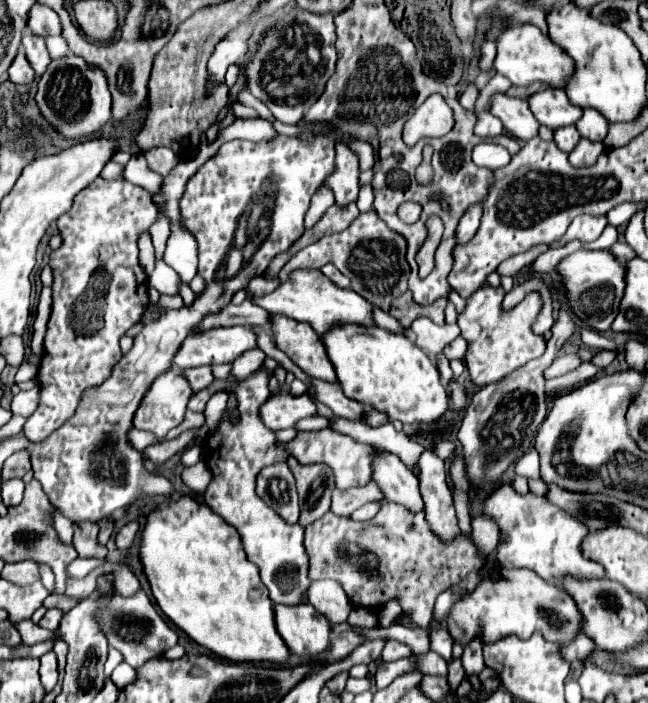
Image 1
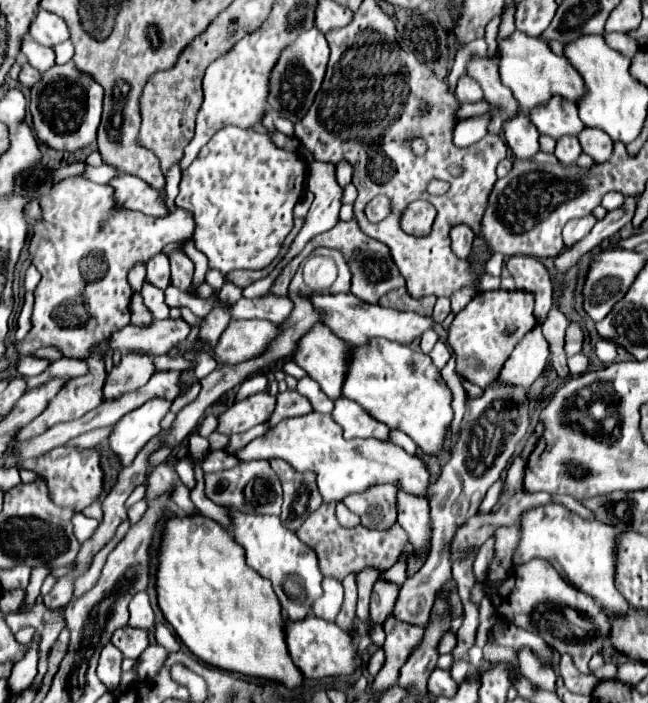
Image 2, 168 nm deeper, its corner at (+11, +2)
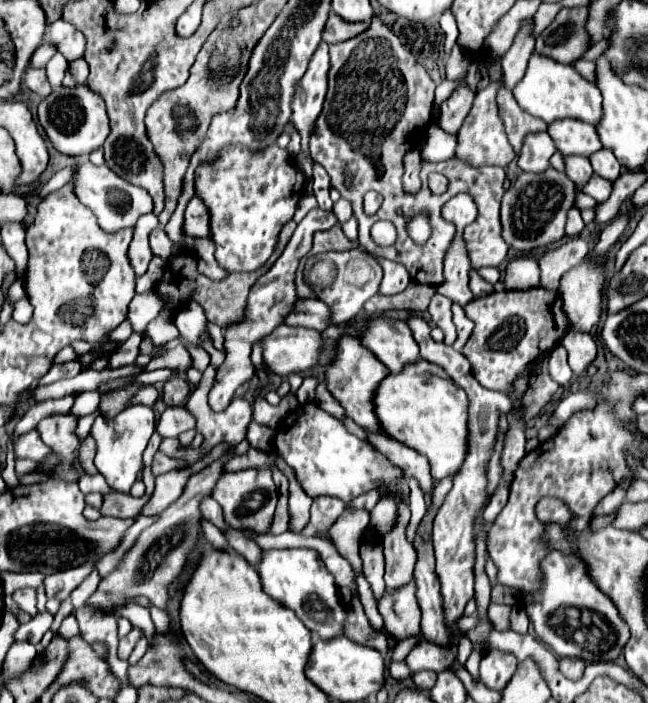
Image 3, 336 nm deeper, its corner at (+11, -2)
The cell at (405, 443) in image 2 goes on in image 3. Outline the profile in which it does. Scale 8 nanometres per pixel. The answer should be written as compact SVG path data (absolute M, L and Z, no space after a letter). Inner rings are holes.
M408 479L409 493L409 507L411 511L411 519L406 528L406 538L408 542L414 542L414 534L416 534L417 527L426 514L426 503L424 500L424 493L416 479Z

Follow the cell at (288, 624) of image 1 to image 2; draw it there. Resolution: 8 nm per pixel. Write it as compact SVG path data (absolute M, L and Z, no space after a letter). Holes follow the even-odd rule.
M306 616L300 622L288 622L286 642L294 664L306 678L340 678L352 676L360 668L360 654L348 632L338 628L334 622L326 622L316 616Z

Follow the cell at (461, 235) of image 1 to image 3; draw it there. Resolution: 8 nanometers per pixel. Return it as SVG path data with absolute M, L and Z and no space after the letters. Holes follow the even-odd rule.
M462 232L454 236L446 256L444 256L444 286L438 286L436 292L448 296L450 300L458 302L460 306L466 306L474 296L468 288L468 270L470 270L470 258L466 252L466 242L462 238Z

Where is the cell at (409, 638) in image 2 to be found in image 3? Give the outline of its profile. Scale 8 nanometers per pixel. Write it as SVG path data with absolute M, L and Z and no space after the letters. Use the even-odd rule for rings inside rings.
M414 577L396 592L384 592L378 610L384 618L384 630L400 642L420 633L421 610L416 598Z

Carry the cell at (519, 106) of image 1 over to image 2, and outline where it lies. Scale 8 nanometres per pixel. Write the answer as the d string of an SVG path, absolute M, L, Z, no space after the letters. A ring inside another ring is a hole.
M520 112L516 118L504 122L504 136L506 142L514 154L514 158L524 160L524 158L532 158L534 154L540 152L540 132L536 130L536 126L532 126L530 118Z

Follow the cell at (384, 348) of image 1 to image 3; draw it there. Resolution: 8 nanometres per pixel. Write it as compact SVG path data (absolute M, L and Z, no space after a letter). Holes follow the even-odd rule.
M420 358L404 366L402 372L388 374L378 384L372 404L380 428L388 436L404 442L428 458L432 478L442 480L444 476L456 474L466 456L468 400L466 392L456 386L440 366Z

